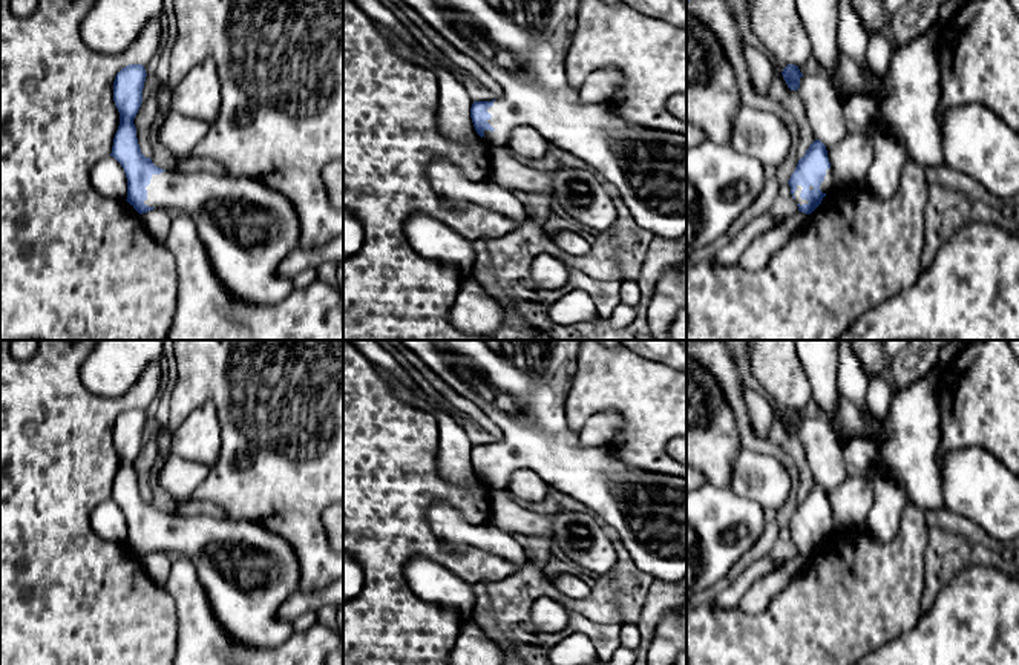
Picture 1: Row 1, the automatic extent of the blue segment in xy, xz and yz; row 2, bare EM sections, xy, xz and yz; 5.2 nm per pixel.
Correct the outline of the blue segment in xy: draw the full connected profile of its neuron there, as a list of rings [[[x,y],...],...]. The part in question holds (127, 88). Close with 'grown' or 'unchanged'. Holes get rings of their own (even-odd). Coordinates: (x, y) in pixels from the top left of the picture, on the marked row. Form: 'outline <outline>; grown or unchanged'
outline [[[129,64],[116,74],[113,81],[113,101],[120,112],[120,126],[113,138],[110,156],[124,169],[127,178],[126,201],[139,215],[155,208],[144,204],[147,199],[146,187],[150,184],[153,175],[165,172],[141,153],[133,124],[143,103],[146,77],[143,64]]]; unchanged

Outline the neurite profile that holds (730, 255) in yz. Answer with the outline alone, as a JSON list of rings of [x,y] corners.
[[[766,213],[762,218],[746,225],[729,244],[726,244],[714,257],[713,262],[722,267],[739,265],[739,259],[746,247],[763,231],[774,228],[783,218],[775,218]]]

